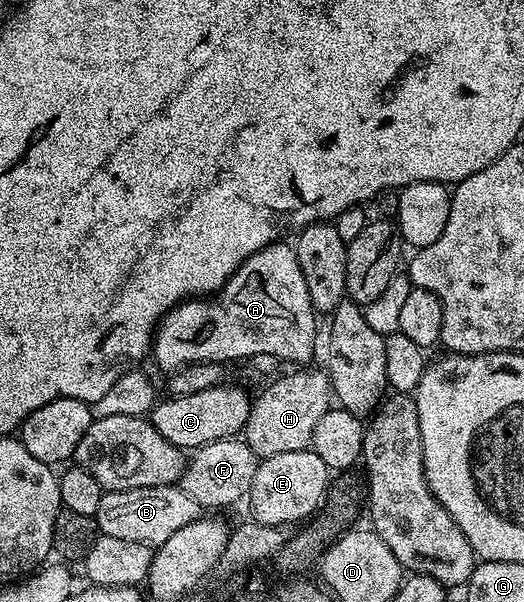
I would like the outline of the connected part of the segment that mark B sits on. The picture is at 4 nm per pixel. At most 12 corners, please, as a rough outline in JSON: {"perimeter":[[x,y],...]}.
{"perimeter":[[179,486],[105,492],[99,535],[159,546],[202,509]]}

